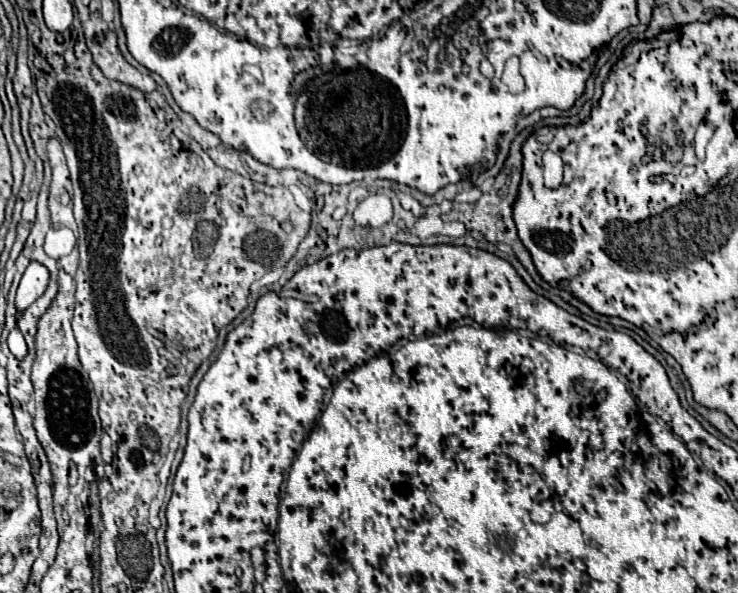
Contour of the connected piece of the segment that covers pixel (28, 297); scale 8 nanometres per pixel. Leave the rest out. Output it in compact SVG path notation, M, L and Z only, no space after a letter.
M30 262L24 270L24 276L20 280L18 292L16 292L16 306L24 310L24 306L30 306L36 298L40 298L50 282L50 272L40 262Z

